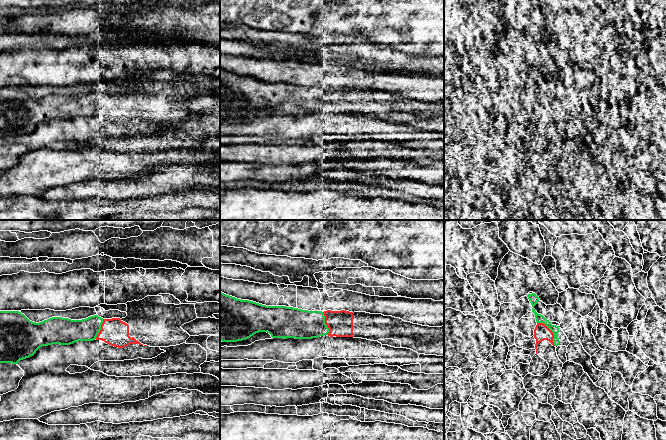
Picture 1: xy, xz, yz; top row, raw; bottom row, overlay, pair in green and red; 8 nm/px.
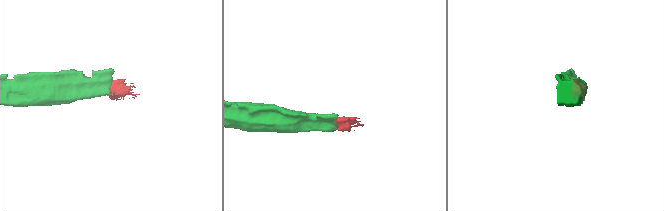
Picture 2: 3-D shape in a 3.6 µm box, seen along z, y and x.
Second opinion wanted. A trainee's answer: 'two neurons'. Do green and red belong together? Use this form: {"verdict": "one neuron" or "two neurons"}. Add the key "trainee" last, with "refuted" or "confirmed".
{"verdict": "one neuron", "trainee": "refuted"}

